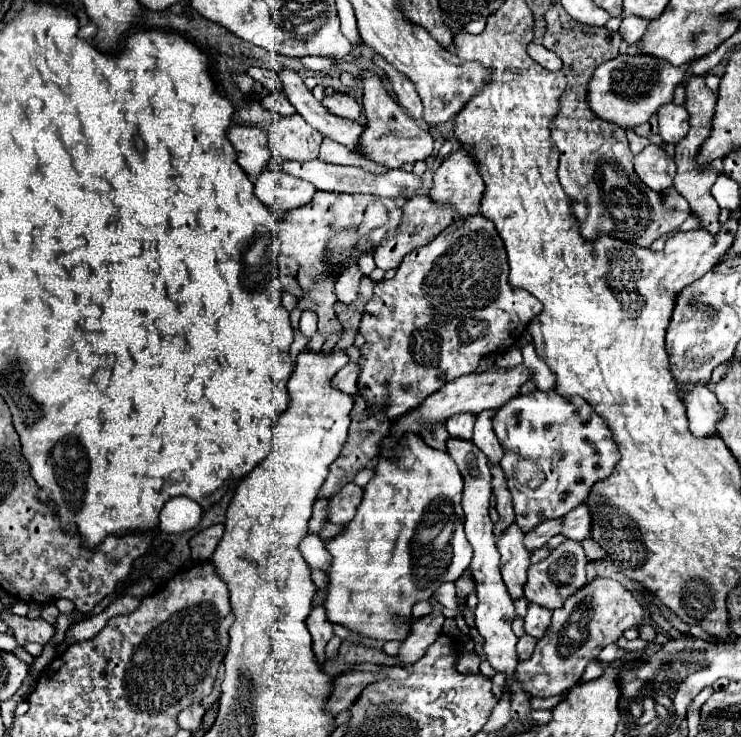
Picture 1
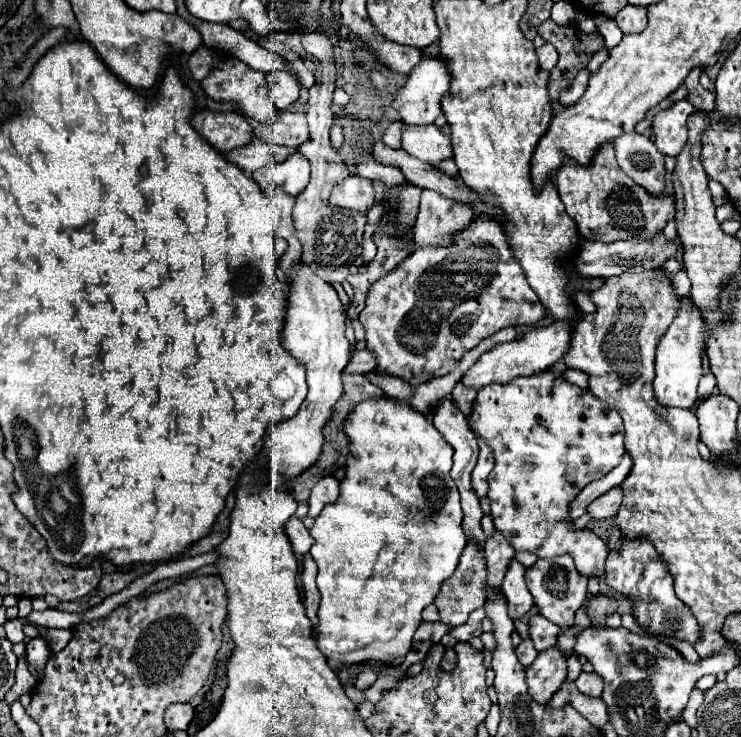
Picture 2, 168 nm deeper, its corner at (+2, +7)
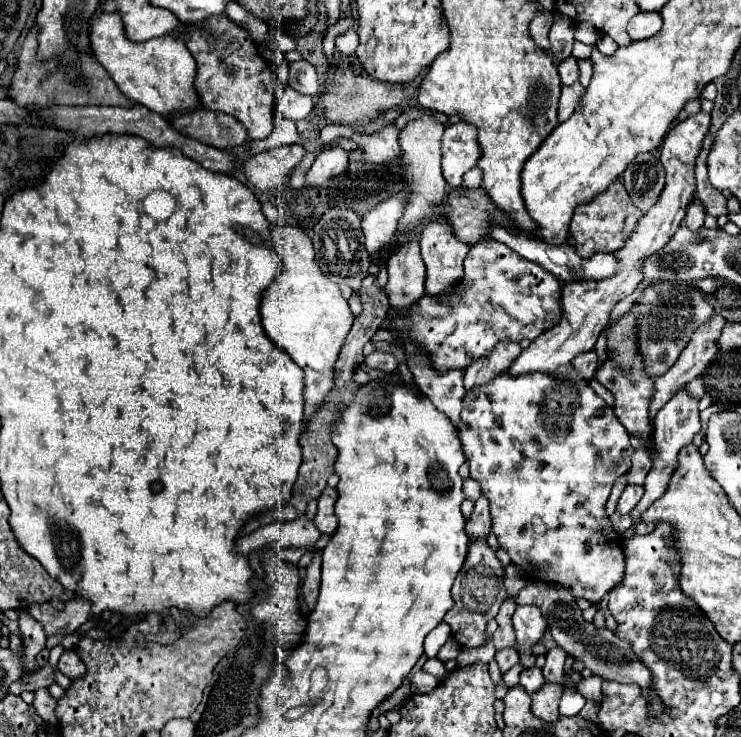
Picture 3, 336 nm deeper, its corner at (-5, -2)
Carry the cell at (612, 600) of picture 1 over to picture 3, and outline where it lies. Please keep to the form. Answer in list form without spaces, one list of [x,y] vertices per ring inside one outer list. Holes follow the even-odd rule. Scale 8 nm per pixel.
[[[544,683],[544,689],[540,689],[540,693],[532,693],[532,711],[536,717],[544,719],[544,721],[556,721],[560,717],[558,713],[558,703],[560,697],[564,693],[562,685],[552,685],[552,683]]]

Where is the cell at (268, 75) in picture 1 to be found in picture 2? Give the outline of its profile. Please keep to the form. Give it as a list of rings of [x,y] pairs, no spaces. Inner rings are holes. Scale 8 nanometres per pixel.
[[[285,70],[269,72],[267,74],[267,84],[269,84],[269,90],[271,90],[273,102],[281,112],[287,110],[293,102],[299,100],[301,84],[289,72],[285,72]]]

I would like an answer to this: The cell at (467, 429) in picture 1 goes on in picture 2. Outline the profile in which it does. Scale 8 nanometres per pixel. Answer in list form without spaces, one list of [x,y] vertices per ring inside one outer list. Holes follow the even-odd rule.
[[[457,382],[451,394],[453,394],[453,402],[457,404],[457,408],[459,408],[465,416],[469,416],[469,408],[473,406],[473,400],[475,400],[477,392],[475,392],[473,388],[467,388],[465,384]]]

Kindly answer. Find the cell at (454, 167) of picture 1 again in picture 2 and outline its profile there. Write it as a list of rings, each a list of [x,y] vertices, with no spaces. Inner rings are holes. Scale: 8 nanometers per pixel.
[[[423,190],[417,224],[413,228],[415,248],[421,246],[451,246],[457,234],[473,220],[471,208],[461,208],[453,200],[445,200],[431,190]]]

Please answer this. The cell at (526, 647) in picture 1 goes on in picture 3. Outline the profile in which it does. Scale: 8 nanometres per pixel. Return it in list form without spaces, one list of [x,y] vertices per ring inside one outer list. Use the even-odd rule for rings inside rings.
[[[530,667],[530,669],[524,669],[520,673],[520,685],[528,691],[528,693],[534,693],[538,691],[542,685],[544,685],[544,675],[542,675],[542,669],[540,667]]]

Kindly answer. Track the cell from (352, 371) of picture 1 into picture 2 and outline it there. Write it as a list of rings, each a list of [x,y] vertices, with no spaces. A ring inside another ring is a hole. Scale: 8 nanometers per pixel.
[[[357,350],[351,356],[349,366],[345,368],[347,374],[365,374],[377,368],[377,358],[369,350]]]

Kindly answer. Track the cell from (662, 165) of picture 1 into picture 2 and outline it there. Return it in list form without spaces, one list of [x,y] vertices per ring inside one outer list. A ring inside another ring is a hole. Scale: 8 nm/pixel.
[[[623,134],[613,142],[613,146],[619,168],[649,194],[659,196],[665,186],[665,158],[657,146],[641,134]]]

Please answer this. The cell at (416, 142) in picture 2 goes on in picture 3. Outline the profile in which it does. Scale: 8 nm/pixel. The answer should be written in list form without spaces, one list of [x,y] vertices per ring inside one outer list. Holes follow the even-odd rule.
[[[470,123],[450,125],[442,135],[442,175],[450,187],[462,185],[462,175],[476,165],[480,147],[476,127]]]

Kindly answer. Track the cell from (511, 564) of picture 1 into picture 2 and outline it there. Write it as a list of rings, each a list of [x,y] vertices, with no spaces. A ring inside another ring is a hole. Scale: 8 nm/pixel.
[[[513,560],[513,564],[509,566],[509,572],[503,580],[503,594],[507,598],[507,612],[509,612],[511,620],[523,618],[533,608],[533,596],[525,586],[523,574],[525,574],[523,564]]]

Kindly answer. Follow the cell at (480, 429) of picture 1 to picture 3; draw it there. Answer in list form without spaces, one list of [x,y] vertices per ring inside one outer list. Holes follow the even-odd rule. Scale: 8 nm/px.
[[[480,497],[474,503],[474,513],[468,519],[468,523],[466,523],[468,537],[482,537],[482,539],[486,539],[486,535],[490,531],[490,523],[492,523],[492,519],[490,519],[490,513],[488,513],[488,497]]]

